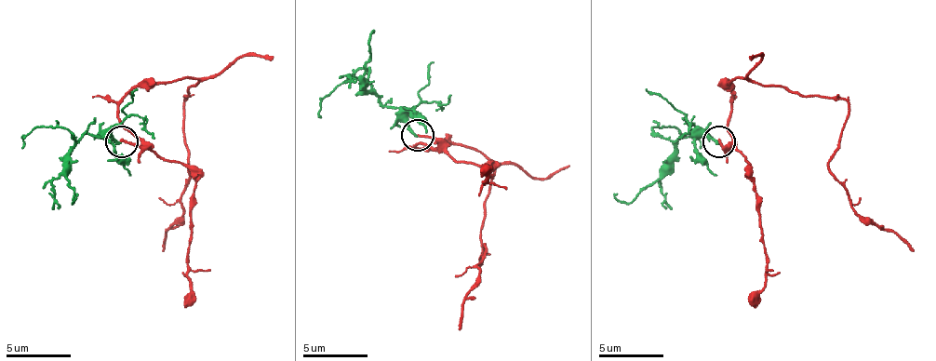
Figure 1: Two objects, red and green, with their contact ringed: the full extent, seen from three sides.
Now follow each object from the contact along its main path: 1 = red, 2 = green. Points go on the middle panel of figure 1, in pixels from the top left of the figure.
1: (417, 136), (436, 142), (436, 149), (413, 145), (468, 145), (491, 162), (481, 265), (485, 246), (459, 329)
2: (417, 136), (381, 103), (362, 68), (320, 103), (320, 113), (316, 116)

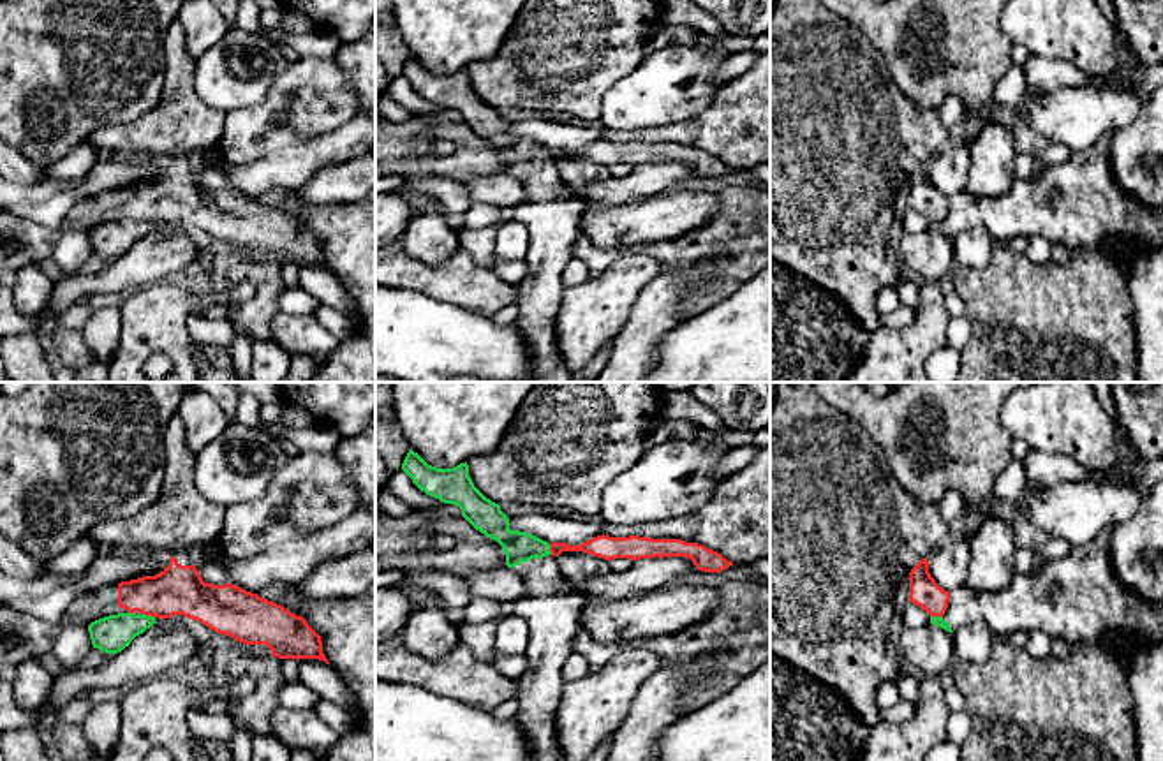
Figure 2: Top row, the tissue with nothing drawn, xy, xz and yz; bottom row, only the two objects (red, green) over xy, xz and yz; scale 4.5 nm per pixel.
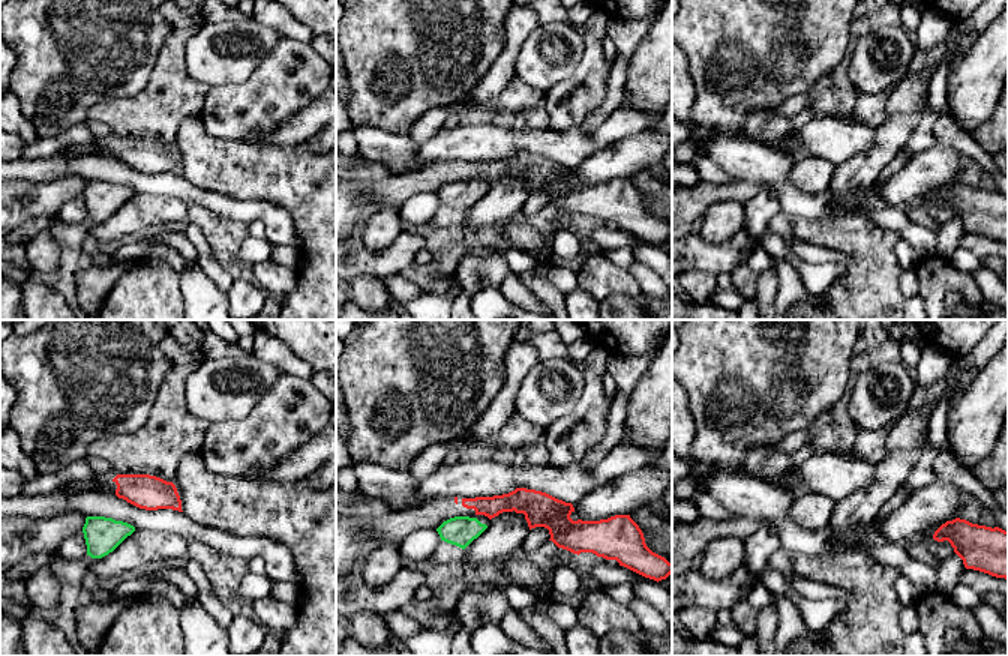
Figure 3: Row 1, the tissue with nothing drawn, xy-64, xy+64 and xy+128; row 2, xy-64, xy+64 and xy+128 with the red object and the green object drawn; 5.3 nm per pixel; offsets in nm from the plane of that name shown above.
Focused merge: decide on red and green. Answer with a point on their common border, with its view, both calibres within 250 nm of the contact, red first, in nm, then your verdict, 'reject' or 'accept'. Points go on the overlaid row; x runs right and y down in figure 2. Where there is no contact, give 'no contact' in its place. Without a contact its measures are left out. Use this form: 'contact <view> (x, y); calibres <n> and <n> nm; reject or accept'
contact xy (148, 615); calibres 220 and 170 nm; reject

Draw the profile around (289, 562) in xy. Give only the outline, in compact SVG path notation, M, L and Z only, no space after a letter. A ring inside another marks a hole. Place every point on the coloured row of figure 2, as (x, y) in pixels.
M375 506L356 509L338 523L273 546L250 558L220 557L233 585L257 594L271 583L298 583L319 565L359 551L375 541Z

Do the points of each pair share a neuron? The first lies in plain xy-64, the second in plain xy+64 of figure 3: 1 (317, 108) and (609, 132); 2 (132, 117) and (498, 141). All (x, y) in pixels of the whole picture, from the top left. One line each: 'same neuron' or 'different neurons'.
1: same neuron
2: different neurons

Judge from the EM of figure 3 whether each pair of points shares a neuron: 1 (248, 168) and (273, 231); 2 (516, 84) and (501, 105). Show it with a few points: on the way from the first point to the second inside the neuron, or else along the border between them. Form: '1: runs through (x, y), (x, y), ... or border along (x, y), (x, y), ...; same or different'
1: border along (225, 194), (234, 198), (272, 201), (290, 216); different
2: runs through (516, 89), (506, 101); same

